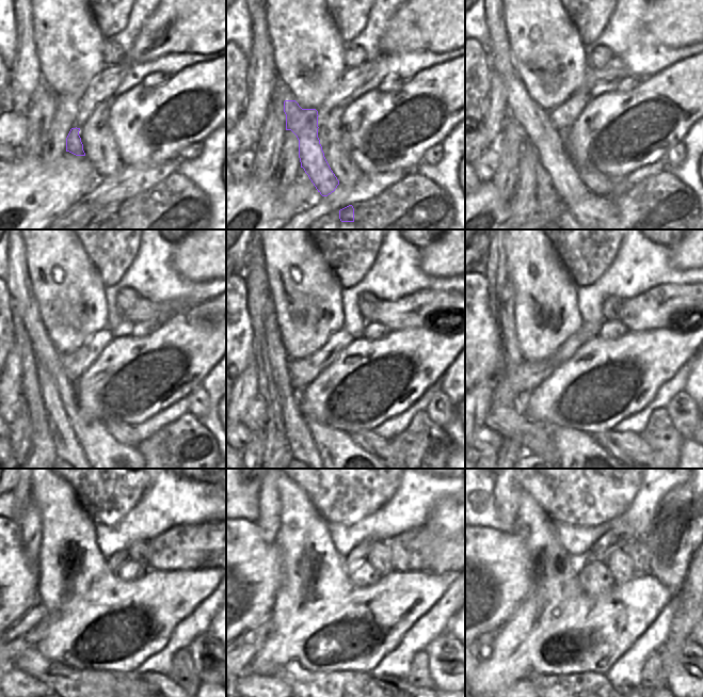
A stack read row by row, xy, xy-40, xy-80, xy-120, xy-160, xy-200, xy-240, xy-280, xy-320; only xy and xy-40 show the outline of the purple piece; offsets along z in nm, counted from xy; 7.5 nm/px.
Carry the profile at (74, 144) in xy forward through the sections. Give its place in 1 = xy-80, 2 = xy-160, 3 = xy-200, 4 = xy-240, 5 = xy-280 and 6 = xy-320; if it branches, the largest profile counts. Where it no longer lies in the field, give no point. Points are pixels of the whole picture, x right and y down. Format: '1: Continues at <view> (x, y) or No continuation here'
1: Continues at xy-80 (541, 133)
2: Continues at xy-160 (326, 432)
3: Continues at xy-200 (565, 432)
4: Continues at xy-240 (73, 682)
5: Continues at xy-280 (322, 682)
6: Continues at xy-320 (563, 682).

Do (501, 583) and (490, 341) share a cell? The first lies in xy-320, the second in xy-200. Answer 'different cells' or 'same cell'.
same cell

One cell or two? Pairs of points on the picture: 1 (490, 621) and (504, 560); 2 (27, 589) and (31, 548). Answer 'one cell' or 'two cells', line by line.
1: one cell
2: two cells

